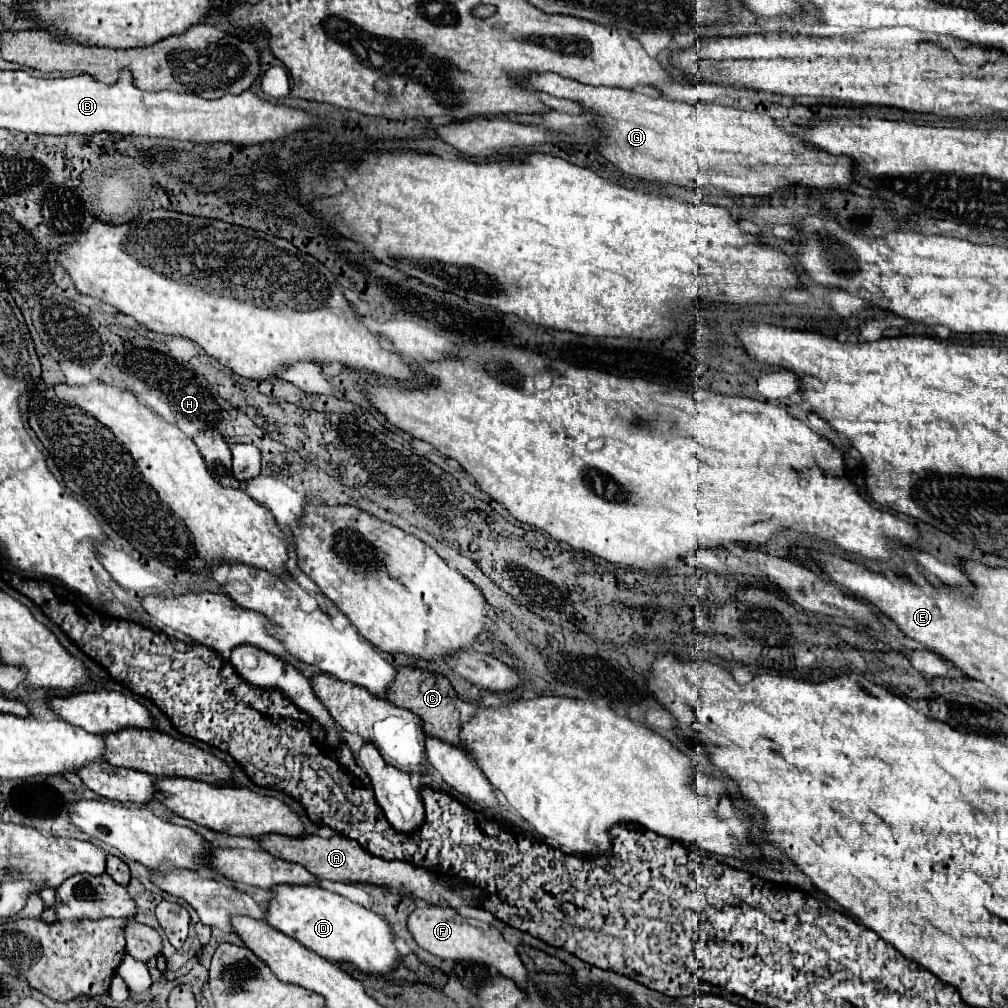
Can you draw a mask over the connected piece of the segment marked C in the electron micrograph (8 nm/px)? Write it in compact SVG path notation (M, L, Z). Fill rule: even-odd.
M400 666L400 668L396 668L396 678L388 692L390 692L390 694L386 694L388 702L392 702L398 708L406 708L406 710L414 712L422 720L424 732L428 732L430 736L442 738L454 746L462 746L462 742L458 738L460 724L462 724L460 712L454 708L456 692L442 674L426 672L426 670L412 668L412 666Z

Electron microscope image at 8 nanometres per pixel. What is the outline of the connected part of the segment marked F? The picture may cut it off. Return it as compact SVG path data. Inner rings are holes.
M424 906L424 908L416 908L408 916L408 930L424 950L428 950L430 954L442 960L482 962L494 972L512 978L520 988L526 988L526 968L516 952L516 946L508 944L502 932L486 922L464 918L450 906Z

